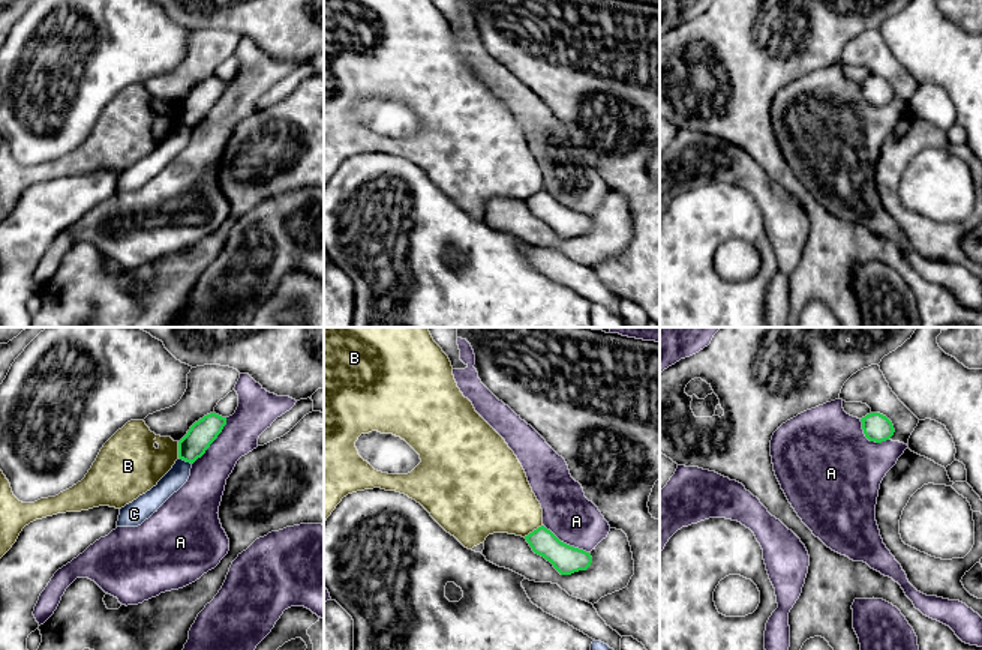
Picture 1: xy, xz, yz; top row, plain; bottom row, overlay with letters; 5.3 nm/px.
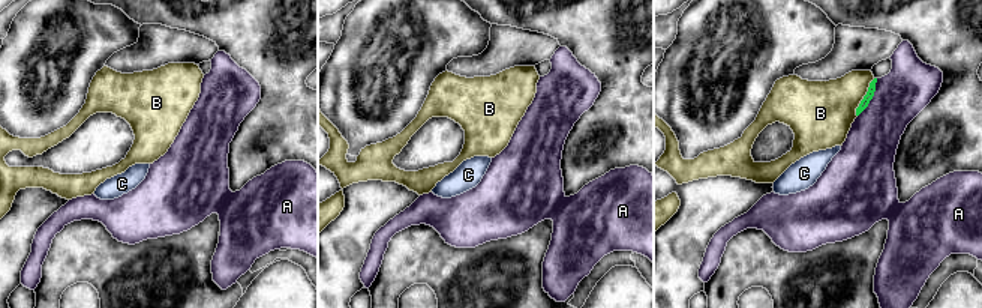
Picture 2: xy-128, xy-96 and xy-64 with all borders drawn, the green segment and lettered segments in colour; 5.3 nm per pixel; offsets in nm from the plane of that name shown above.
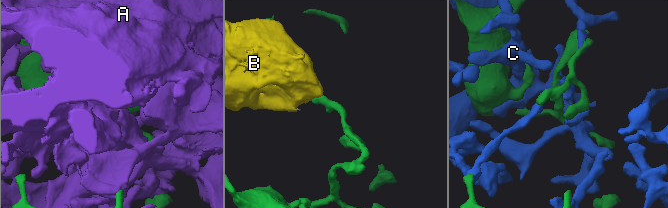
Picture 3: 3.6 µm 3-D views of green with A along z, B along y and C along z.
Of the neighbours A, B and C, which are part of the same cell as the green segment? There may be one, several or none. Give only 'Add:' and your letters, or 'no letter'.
Add: no letter

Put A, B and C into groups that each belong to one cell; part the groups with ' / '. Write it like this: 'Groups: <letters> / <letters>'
Groups: A / B / C

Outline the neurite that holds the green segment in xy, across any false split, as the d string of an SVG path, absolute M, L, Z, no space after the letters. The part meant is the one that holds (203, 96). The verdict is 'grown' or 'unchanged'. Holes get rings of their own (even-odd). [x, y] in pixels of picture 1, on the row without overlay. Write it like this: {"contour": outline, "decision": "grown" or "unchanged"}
{"contour": "M210 77L195 86L187 98L178 105L178 122L193 128L217 102L226 89L226 81Z", "decision": "unchanged"}

